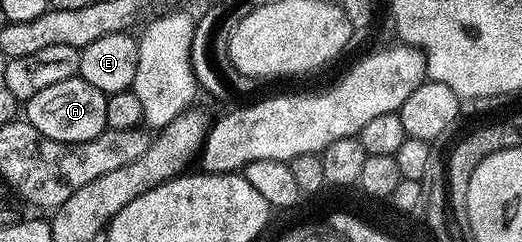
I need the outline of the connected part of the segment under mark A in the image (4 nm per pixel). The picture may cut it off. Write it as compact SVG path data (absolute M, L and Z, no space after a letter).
M79 76L42 88L37 95L25 101L25 121L44 136L60 143L84 143L92 140L107 127L105 118L106 96L98 88Z

